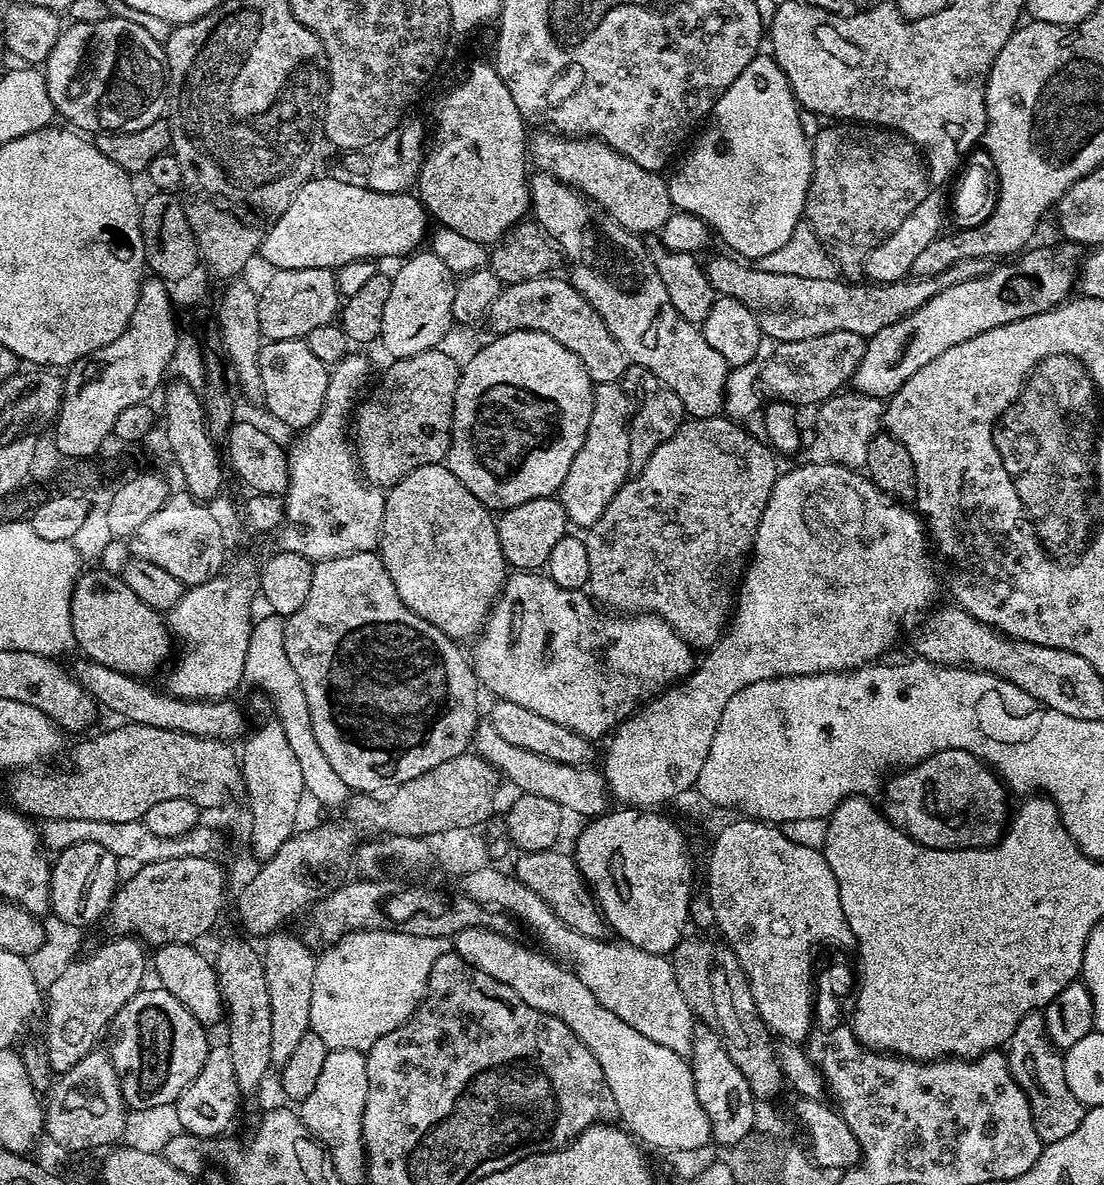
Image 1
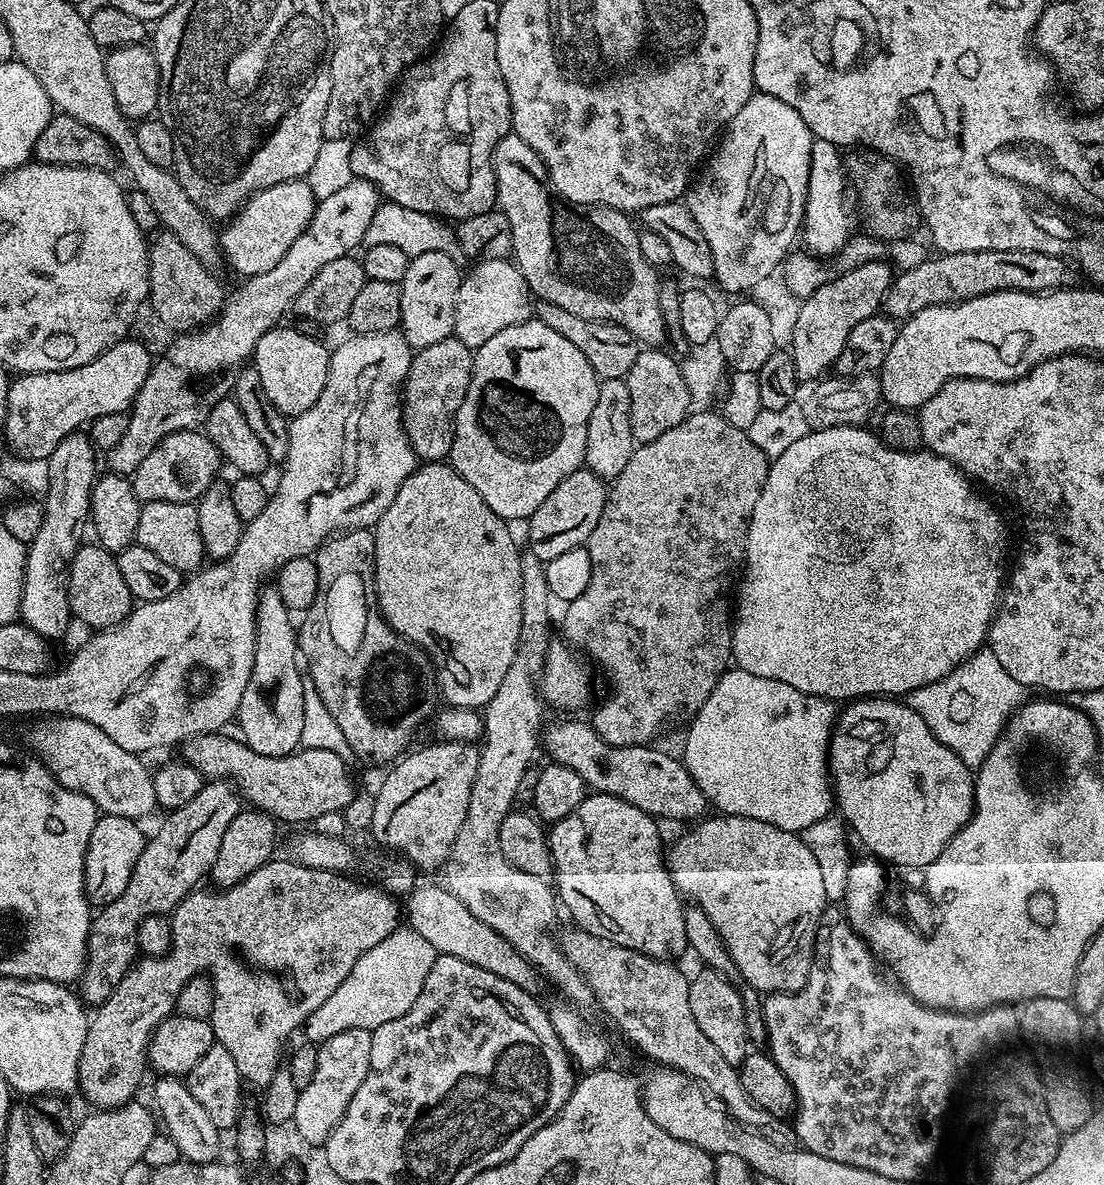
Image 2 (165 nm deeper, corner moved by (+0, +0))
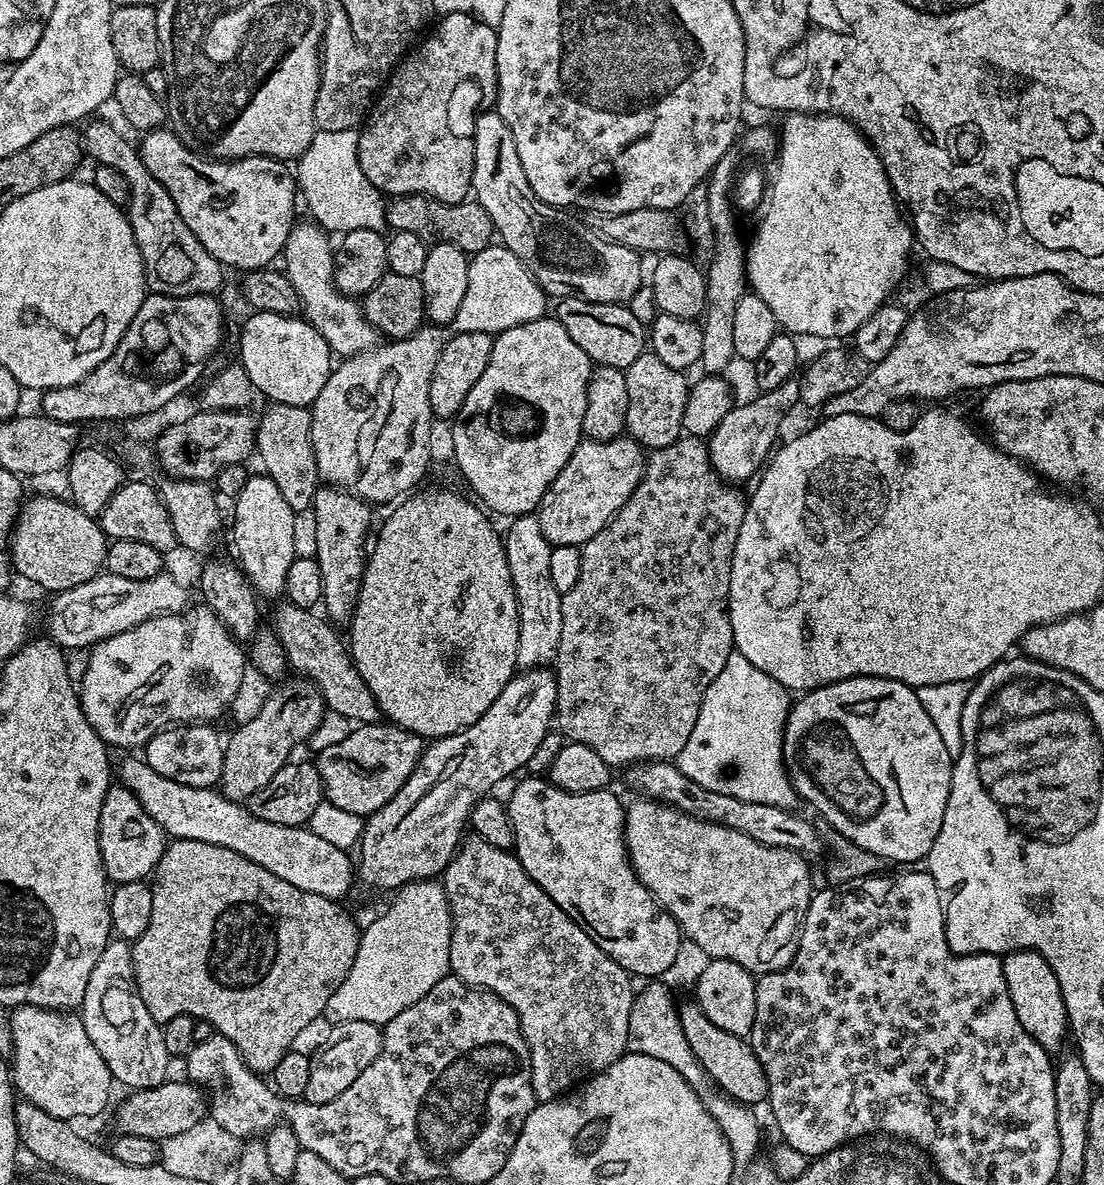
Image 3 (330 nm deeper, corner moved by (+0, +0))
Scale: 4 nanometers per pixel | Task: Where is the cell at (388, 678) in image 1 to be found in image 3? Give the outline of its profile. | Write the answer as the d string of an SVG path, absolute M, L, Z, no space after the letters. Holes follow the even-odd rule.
M335 486L317 487L316 497L312 500L310 516L316 519L314 555L322 570L322 594L324 595L322 608L325 608L323 611L327 619L337 625L347 625L356 608L356 599L360 593L360 579L364 576L366 545L370 540L368 527L372 524L371 511L373 512L373 509L365 501Z

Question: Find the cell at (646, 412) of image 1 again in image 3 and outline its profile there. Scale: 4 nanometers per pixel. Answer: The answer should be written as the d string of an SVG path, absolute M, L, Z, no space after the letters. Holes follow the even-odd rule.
M651 350L645 352L630 366L623 369L626 378L626 422L627 435L638 441L641 448L655 450L670 446L684 432L683 410L686 409L690 380L684 372L674 370L662 362Z

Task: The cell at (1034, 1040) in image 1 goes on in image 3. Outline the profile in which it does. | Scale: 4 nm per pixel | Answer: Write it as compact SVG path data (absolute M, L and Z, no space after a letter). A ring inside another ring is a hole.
M1009 952L1003 957L1006 990L1010 990L1010 1002L1014 1002L1014 1014L1018 1014L1018 1022L1022 1022L1022 1030L1038 1042L1048 1053L1056 1051L1070 1036L1068 1015L1062 998L1062 986L1058 986L1058 978L1054 970L1050 970L1050 962L1037 952Z

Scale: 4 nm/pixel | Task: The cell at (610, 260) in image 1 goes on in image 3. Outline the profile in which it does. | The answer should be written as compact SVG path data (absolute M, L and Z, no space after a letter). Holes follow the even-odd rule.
M485 110L476 117L476 129L472 135L474 142L474 170L472 171L472 192L476 203L490 214L492 227L499 243L509 248L530 270L530 274L540 283L540 289L549 297L556 296L560 300L568 300L577 296L579 300L589 300L599 304L624 304L640 288L641 257L626 246L618 246L618 242L610 242L599 232L575 220L571 211L555 208L542 202L530 190L530 182L526 182L526 173L522 170L522 162L518 162L518 150L514 146L514 138L502 118L494 110Z

